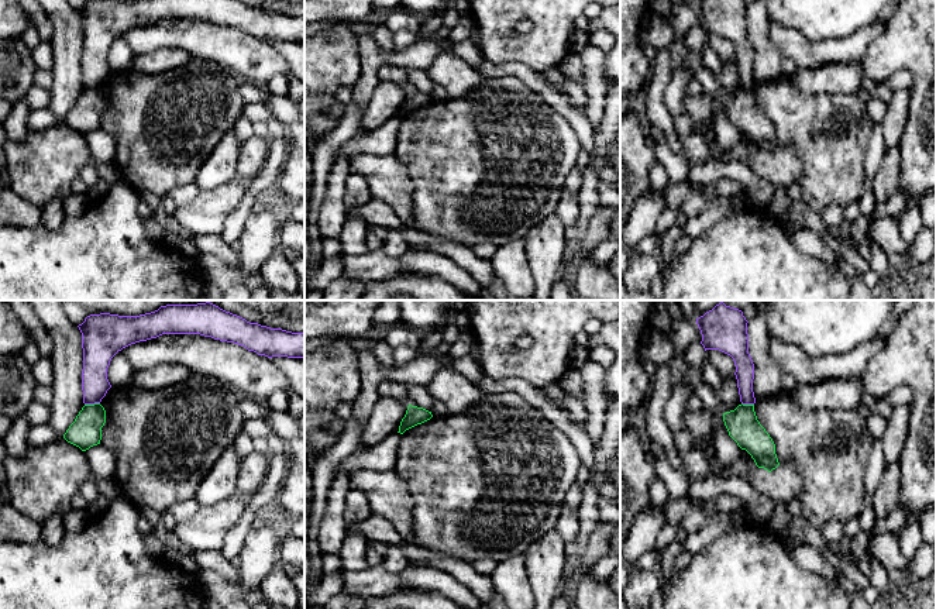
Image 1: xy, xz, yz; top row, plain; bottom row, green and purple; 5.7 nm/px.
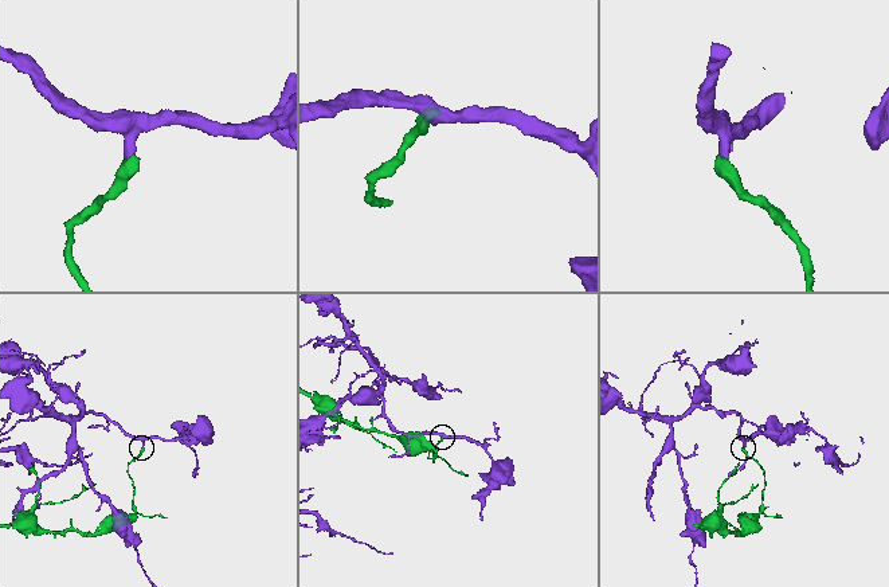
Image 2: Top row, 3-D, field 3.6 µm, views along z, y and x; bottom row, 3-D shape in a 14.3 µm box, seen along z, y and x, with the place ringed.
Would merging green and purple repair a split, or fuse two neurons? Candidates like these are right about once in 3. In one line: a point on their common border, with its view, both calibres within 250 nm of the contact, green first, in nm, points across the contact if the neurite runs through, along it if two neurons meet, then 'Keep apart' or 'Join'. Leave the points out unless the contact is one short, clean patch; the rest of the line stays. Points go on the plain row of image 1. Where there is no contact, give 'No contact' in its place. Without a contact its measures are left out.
Touches green at xy (92, 89). Thickness 180 nm (green) against 160 nm. Boundary: xy (99, 86), (85, 89). Keep apart

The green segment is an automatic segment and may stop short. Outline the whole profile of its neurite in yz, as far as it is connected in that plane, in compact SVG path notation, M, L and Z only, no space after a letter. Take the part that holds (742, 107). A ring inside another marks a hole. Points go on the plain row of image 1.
M739 89L723 97L723 106L729 120L751 140L758 152L771 156L780 149L775 128L757 104L754 89Z

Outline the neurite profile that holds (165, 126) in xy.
M200 58L158 75L133 69L110 72L100 86L106 94L100 128L116 141L114 165L120 178L158 197L195 182L207 156L242 116L240 83L224 66Z

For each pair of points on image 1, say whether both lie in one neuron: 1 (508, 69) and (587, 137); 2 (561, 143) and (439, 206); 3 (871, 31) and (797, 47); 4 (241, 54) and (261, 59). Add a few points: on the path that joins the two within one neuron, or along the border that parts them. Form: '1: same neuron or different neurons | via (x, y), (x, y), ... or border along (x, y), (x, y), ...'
1: same neuron | via (529, 76), (550, 92), (574, 116)
2: same neuron | via (530, 148), (501, 154), (470, 185)
3: same neuron | via (853, 48), (847, 51), (815, 51)
4: same neuron | via (245, 57), (257, 59)

